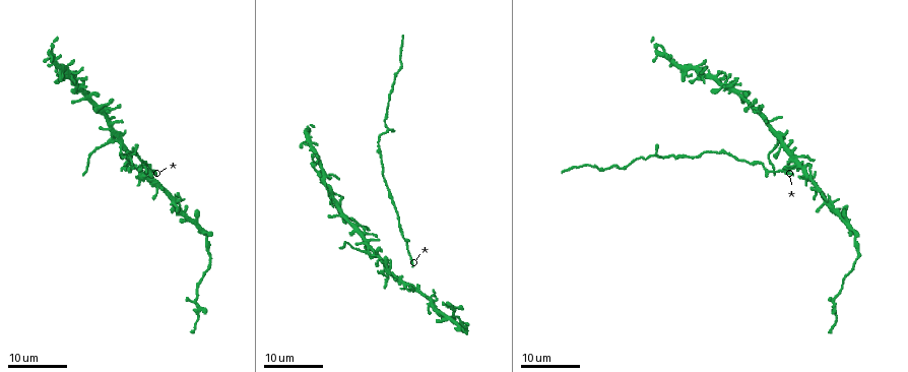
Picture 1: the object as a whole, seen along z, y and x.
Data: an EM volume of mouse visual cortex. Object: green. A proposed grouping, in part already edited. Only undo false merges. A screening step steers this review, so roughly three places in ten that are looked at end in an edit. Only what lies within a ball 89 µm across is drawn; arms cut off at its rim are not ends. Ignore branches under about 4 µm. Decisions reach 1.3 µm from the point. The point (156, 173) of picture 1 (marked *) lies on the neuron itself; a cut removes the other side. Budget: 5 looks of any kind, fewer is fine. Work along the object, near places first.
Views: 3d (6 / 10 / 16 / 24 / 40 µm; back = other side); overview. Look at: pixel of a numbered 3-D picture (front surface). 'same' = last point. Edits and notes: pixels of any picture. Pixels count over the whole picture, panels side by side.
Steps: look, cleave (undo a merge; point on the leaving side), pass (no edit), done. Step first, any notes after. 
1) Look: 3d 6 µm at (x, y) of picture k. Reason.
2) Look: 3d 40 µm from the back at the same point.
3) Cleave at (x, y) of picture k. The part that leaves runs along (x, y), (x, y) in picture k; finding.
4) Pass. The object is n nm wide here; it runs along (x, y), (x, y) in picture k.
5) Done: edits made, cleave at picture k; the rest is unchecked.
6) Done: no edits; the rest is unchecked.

Look: 3d 16 µm at (367, 249) of picture 1.

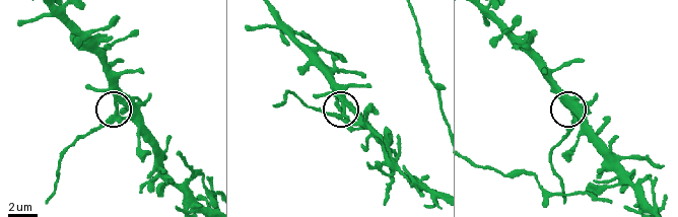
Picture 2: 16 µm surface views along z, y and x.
Look: 3d 6 µm at (116, 113) of picture 2.

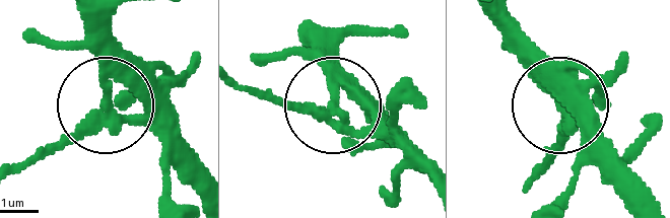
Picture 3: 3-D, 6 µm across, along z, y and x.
Cleave at (71, 139) of picture 3. The part that leaves runs along (119, 122), (83, 129), (16, 164) in picture 3; two neurons meet here.

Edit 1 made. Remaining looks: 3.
Look: 3d 16 µm at (210, 252) of picture 1.

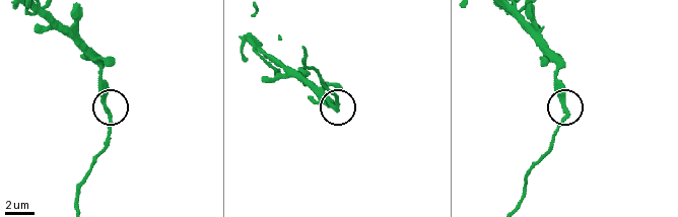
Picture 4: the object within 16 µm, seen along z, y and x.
Look: 3d 10 µm at (333, 107) of picture 4.

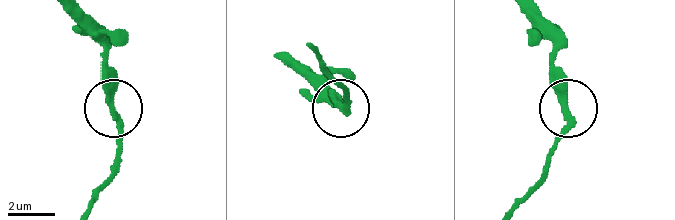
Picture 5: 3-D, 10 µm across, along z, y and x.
Cleave at (122, 149) of picture 5. The part that leaves runs along (117, 120), (117, 170), (97, 200) in picture 5; two neurons meet here.

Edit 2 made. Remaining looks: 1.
Done: edits made, cleave at picture 3, cleave at picture 5; the rest is unchecked.

